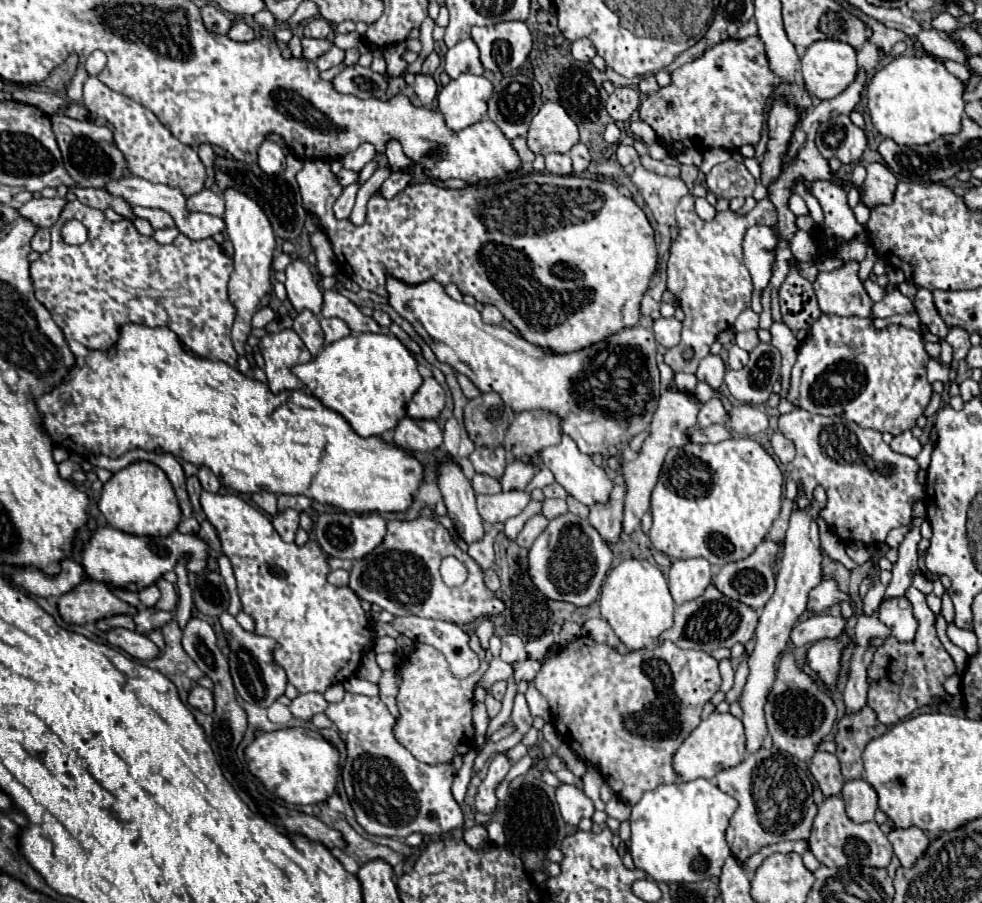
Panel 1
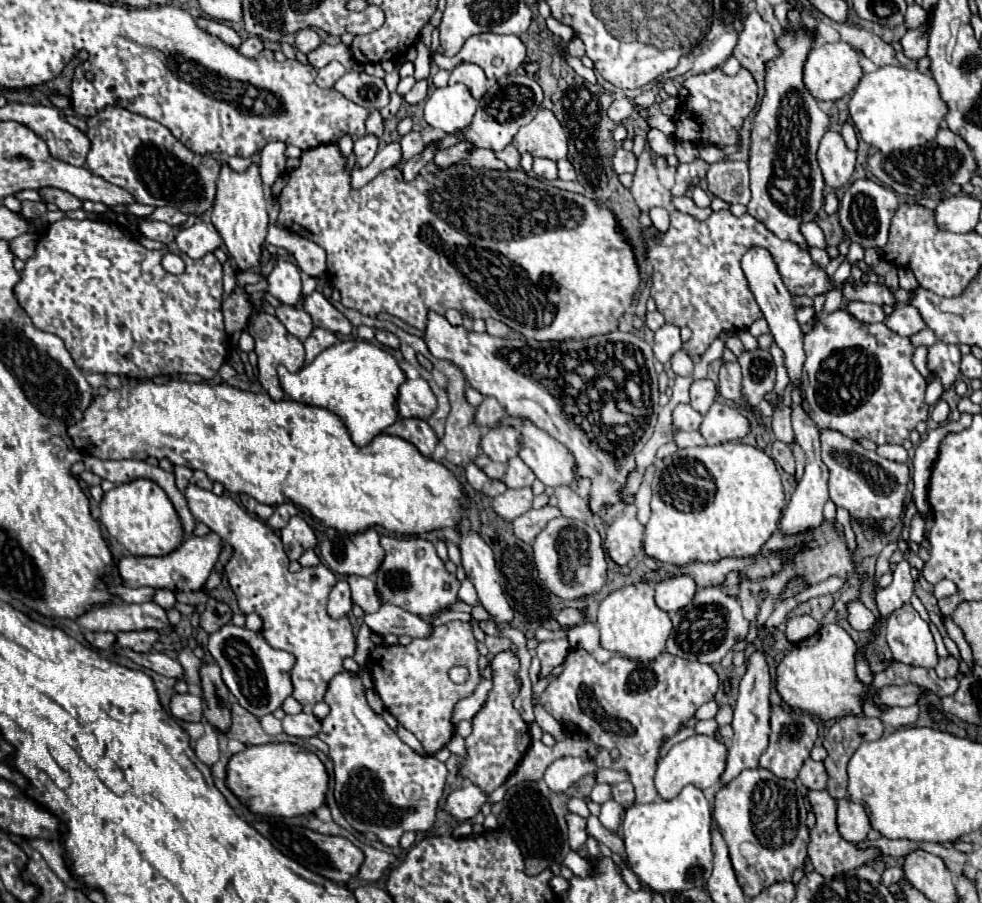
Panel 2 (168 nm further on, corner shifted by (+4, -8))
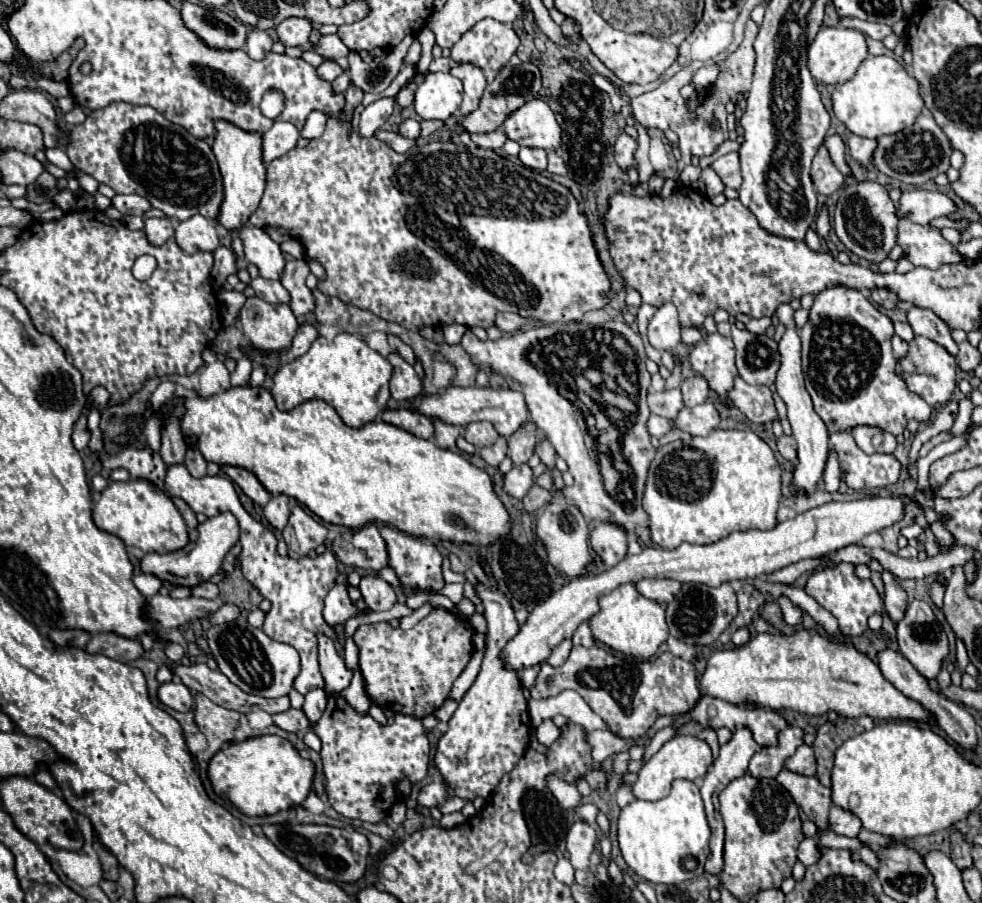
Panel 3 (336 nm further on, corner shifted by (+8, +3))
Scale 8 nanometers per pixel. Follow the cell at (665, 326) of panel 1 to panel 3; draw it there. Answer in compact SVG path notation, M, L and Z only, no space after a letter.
M672 303L658 307L648 323L648 339L650 345L660 351L670 351L680 343L680 321L678 311Z

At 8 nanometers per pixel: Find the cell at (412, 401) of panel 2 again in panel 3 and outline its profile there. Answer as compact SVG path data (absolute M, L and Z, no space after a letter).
M390 353L388 361L392 365L392 379L390 379L390 395L392 399L400 401L408 401L408 399L416 399L422 393L422 381L416 375L414 367L408 365L400 355Z

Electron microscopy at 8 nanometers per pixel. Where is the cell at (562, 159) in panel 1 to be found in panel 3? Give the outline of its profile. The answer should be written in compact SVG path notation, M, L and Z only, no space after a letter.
M522 147L518 153L518 159L522 165L526 165L532 171L546 171L546 151L544 149L534 149L534 147Z

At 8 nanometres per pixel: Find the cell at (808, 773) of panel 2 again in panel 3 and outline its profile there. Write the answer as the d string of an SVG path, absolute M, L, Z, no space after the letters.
M800 745L792 757L786 759L784 769L794 771L798 775L814 775L816 773L816 759L814 751L808 745Z

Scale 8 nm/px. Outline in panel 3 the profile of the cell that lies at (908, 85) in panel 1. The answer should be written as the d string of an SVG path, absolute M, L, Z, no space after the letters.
M868 55L858 73L838 85L832 93L832 109L838 121L842 121L854 135L866 139L878 139L882 135L900 133L904 127L912 127L924 101L918 93L918 81L910 77L896 59Z

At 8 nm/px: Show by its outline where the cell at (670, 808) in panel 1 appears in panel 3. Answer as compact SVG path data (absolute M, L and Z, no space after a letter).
M676 779L672 783L672 793L660 801L632 801L626 809L622 809L618 819L618 843L622 857L638 877L650 883L676 885L702 875L708 857L708 841L710 841L710 827L706 821L700 791L694 781L686 779Z

